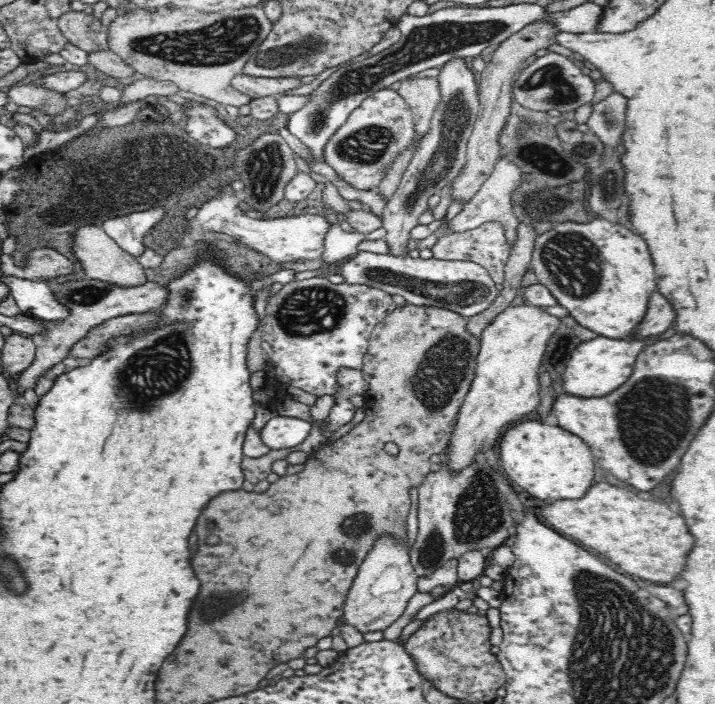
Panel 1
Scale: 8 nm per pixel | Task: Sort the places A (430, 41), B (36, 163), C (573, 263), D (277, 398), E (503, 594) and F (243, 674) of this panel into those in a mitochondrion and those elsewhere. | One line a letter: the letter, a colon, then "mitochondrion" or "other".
A: mitochondrion
B: other
C: mitochondrion
D: other
E: other
F: other

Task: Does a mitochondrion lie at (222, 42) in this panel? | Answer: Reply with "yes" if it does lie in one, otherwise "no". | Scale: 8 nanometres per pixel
yes

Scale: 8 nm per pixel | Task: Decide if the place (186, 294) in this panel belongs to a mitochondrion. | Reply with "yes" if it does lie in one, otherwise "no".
yes

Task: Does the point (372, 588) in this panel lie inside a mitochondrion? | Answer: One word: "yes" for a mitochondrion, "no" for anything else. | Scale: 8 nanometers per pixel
no

